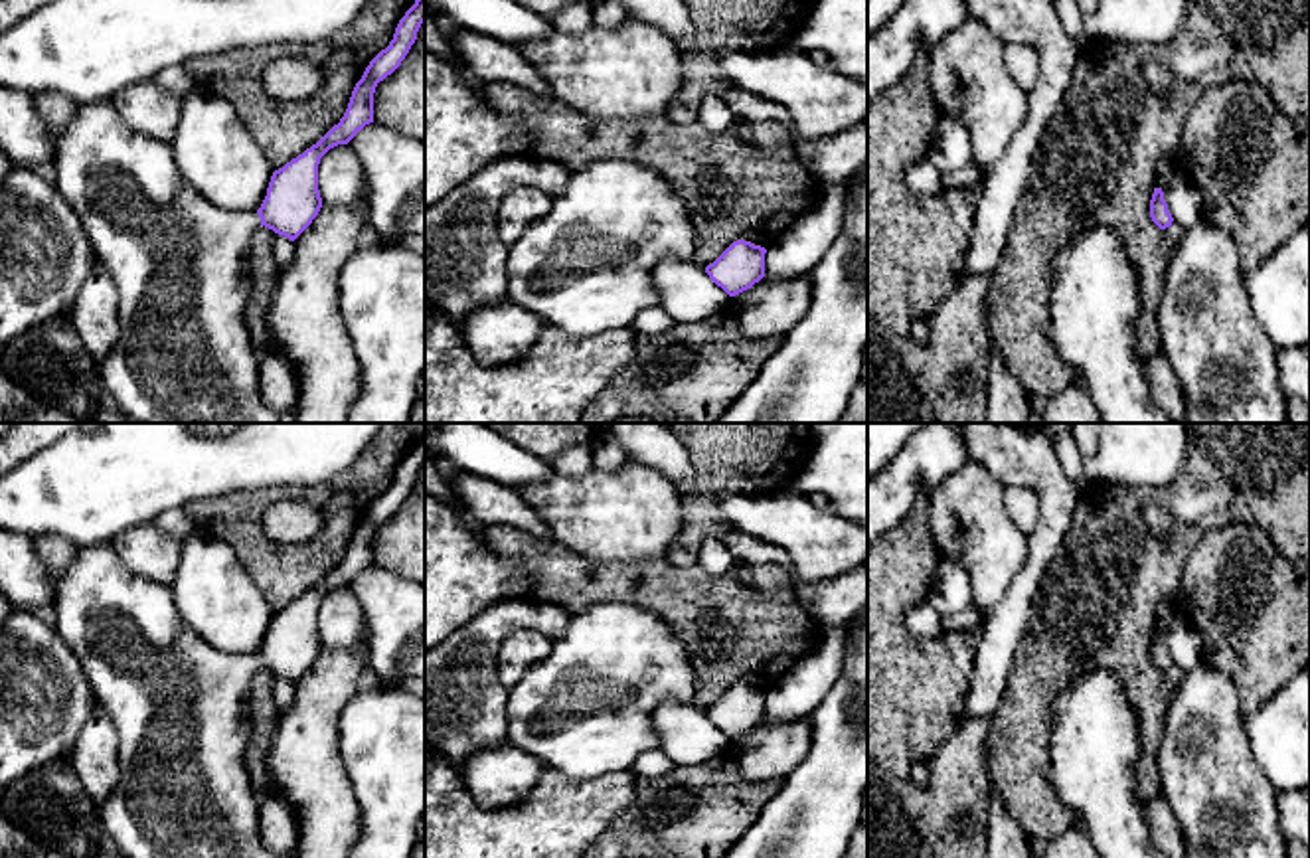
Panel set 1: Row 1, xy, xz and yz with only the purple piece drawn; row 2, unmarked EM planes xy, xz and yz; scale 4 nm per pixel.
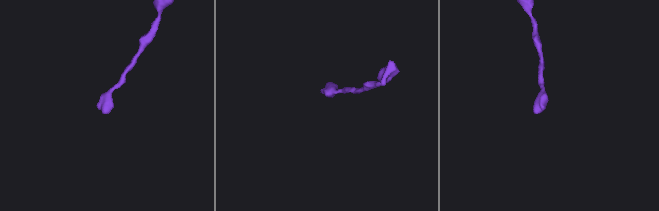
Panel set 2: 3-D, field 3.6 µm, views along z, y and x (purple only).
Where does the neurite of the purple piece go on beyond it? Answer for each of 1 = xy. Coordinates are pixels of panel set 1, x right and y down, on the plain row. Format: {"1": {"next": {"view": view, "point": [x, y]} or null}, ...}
{"1": {"next": {"view": "xy", "point": [180, 706]}}}

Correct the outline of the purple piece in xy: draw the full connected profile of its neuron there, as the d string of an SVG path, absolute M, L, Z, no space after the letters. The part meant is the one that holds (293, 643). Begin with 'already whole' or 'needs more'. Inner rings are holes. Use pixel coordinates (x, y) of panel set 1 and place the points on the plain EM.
needs more; M421 435L399 463L389 488L366 510L340 565L316 587L273 615L267 639L257 654L215 648L182 619L170 587L128 569L111 544L95 544L77 552L71 565L55 583L55 601L49 619L59 639L81 664L85 678L117 729L119 783L99 809L99 818L119 854L124 858L294 858L290 852L273 852L261 840L261 799L245 761L251 739L251 680L265 668L294 684L312 666L322 650L318 633L320 601L330 591L348 587L358 573L373 565L375 530L401 508L423 465L425 435Z

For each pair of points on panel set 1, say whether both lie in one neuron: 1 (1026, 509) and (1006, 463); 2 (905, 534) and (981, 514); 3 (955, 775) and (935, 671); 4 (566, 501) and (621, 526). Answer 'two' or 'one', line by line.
1: two
2: two
3: two
4: one

